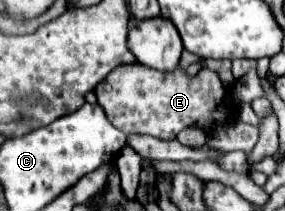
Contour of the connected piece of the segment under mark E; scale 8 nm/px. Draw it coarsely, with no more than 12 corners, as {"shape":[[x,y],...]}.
{"shape":[[121,66],[95,96],[115,128],[175,140],[235,118],[219,76]]}

